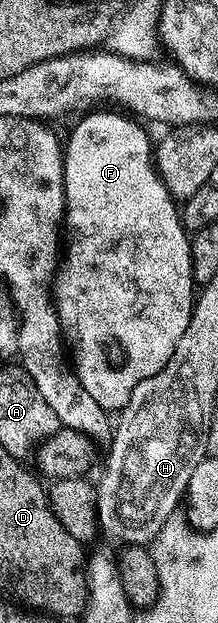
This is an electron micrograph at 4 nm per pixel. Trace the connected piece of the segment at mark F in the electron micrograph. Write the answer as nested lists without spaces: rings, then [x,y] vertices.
[[[90,112],[70,132],[70,137],[64,140],[64,155],[62,158],[62,185],[66,195],[66,210],[64,213],[65,227],[70,227],[70,241],[65,241],[64,251],[60,256],[57,273],[52,285],[54,307],[58,309],[58,321],[62,327],[65,343],[68,345],[68,356],[72,361],[78,381],[96,398],[96,402],[107,410],[121,410],[132,398],[132,390],[140,380],[152,378],[172,358],[176,350],[176,342],[188,330],[188,318],[192,318],[196,285],[192,274],[192,258],[190,257],[190,241],[185,228],[182,227],[182,217],[179,205],[176,203],[152,163],[152,140],[146,137],[146,132],[137,124],[137,119],[129,115],[121,116],[118,112]]]

